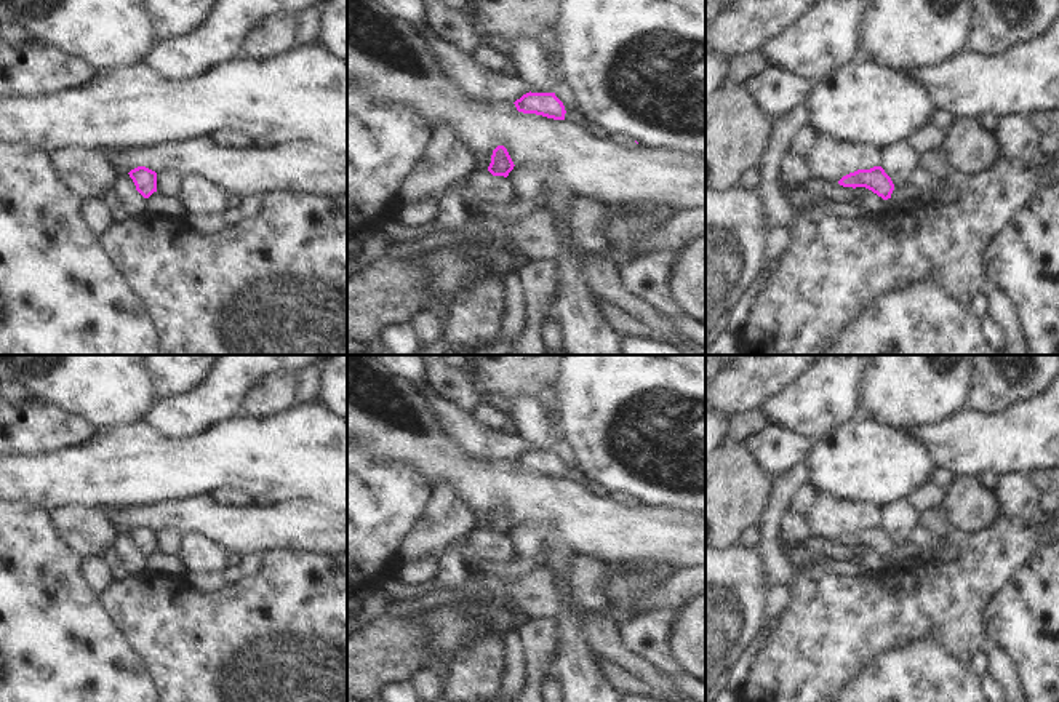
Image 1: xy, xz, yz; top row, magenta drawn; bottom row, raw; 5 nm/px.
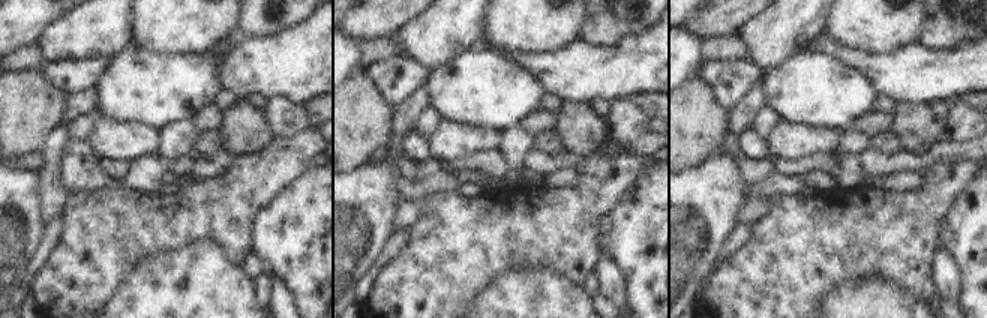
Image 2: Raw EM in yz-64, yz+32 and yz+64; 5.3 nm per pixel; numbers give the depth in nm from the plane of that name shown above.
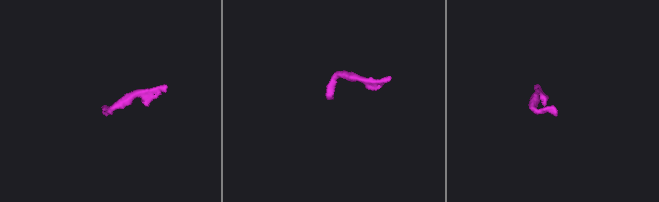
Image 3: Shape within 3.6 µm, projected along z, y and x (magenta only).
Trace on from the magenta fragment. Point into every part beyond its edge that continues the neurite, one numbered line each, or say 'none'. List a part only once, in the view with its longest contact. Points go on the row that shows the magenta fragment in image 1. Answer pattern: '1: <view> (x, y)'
none

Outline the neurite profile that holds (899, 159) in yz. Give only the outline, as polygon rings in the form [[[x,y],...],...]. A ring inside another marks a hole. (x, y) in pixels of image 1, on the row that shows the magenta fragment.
[[[909,139],[888,144],[881,149],[881,168],[894,185],[910,181],[912,171],[920,166],[920,154]]]

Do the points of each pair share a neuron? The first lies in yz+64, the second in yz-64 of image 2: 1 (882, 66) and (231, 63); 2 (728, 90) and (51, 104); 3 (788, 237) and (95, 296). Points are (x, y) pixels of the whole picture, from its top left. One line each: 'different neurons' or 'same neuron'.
1: same neuron
2: different neurons
3: same neuron

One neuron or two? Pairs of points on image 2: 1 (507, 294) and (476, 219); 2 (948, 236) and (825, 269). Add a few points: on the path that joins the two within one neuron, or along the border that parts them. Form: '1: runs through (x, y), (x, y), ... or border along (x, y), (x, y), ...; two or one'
1: border along (533, 263), (500, 273), (474, 299); two
2: border along (951, 206), (939, 225), (938, 245); two

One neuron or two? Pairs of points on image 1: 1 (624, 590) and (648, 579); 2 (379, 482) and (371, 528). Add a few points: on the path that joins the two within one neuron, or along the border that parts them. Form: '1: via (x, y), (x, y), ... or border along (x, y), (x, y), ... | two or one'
1: via (631, 586), (642, 582) | one
2: via (375, 493), (371, 517) | one

